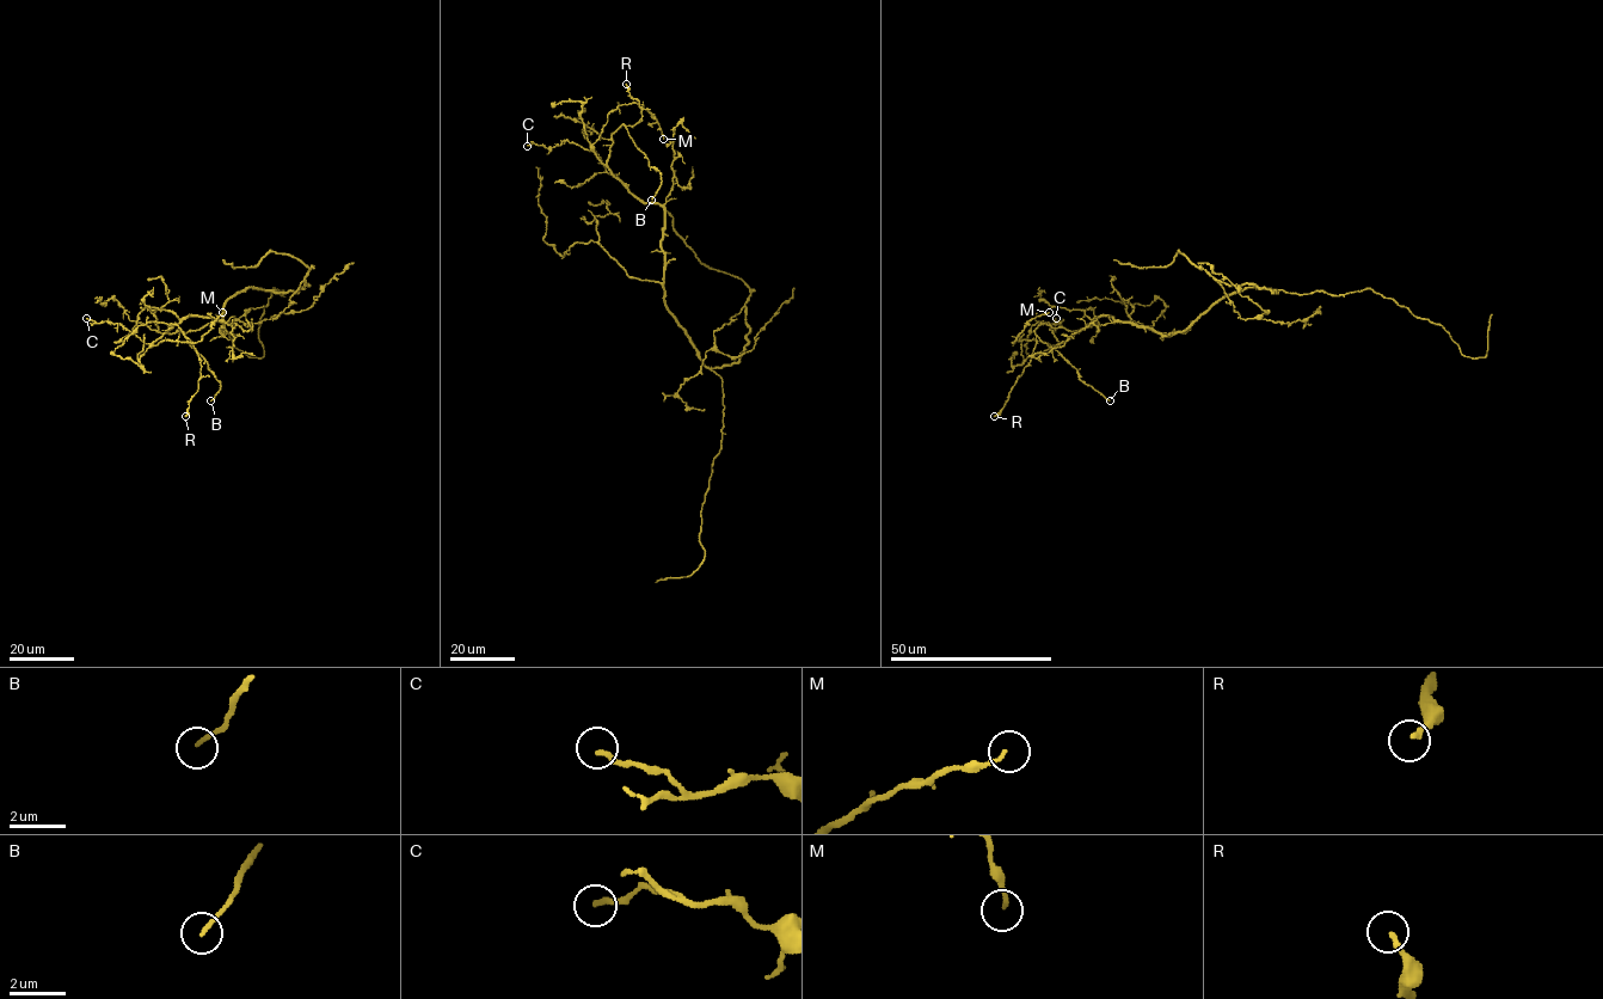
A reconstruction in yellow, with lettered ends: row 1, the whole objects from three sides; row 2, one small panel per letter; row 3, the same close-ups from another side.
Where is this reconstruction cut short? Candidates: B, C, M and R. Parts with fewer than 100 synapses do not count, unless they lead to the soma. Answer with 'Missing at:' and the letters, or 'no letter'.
Missing at: no letter

